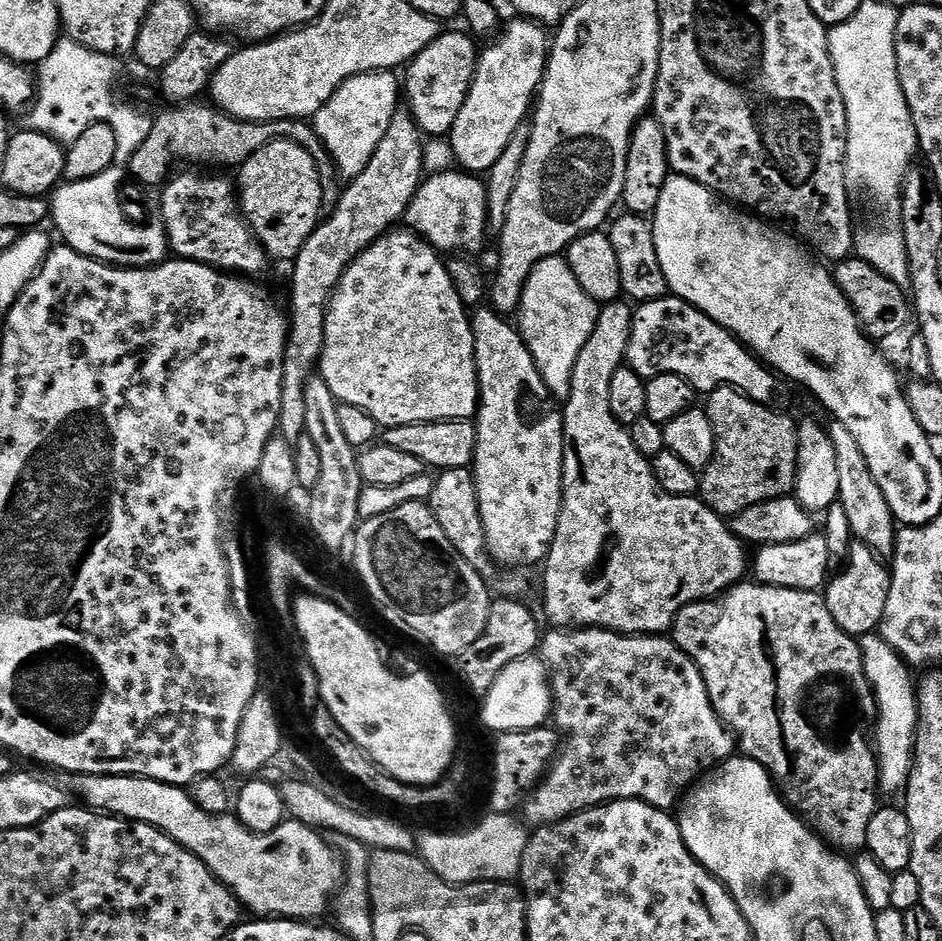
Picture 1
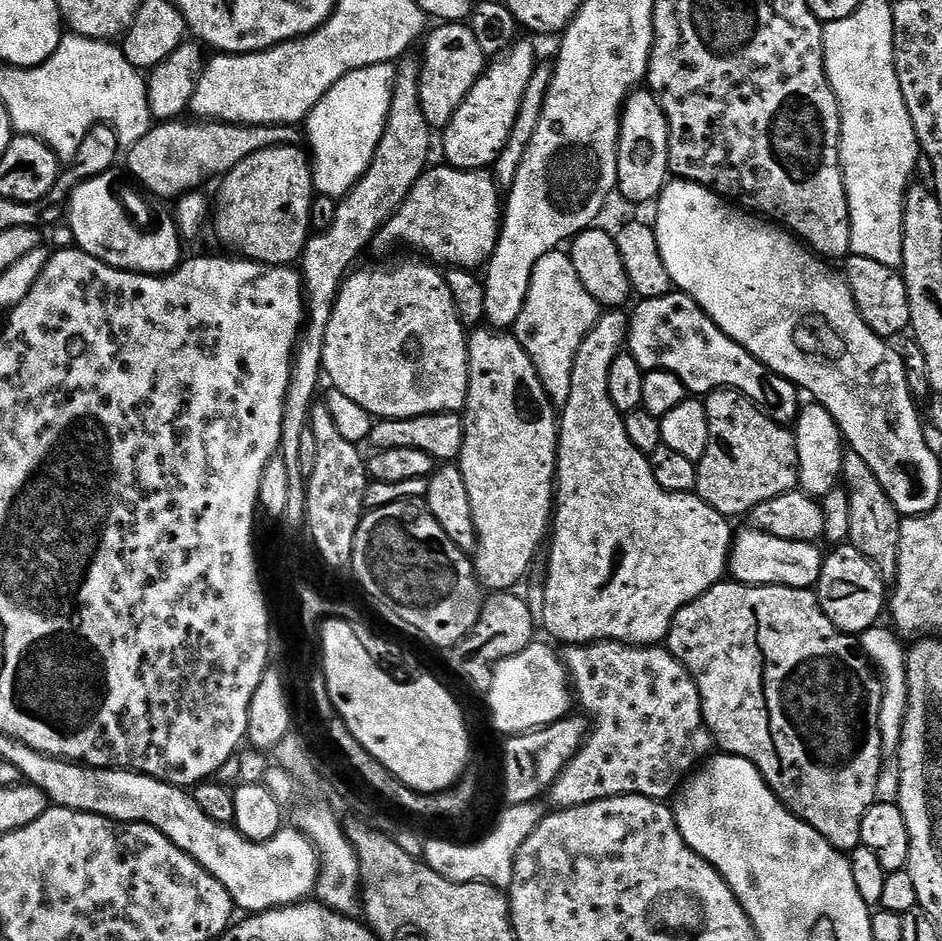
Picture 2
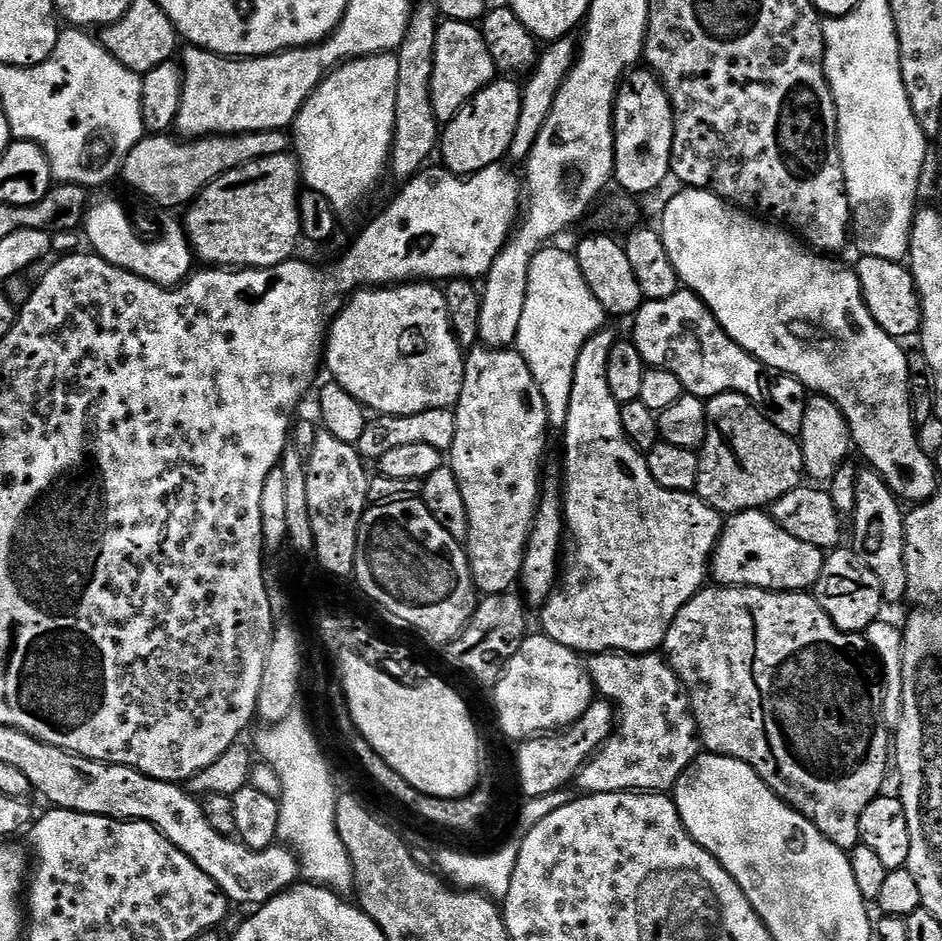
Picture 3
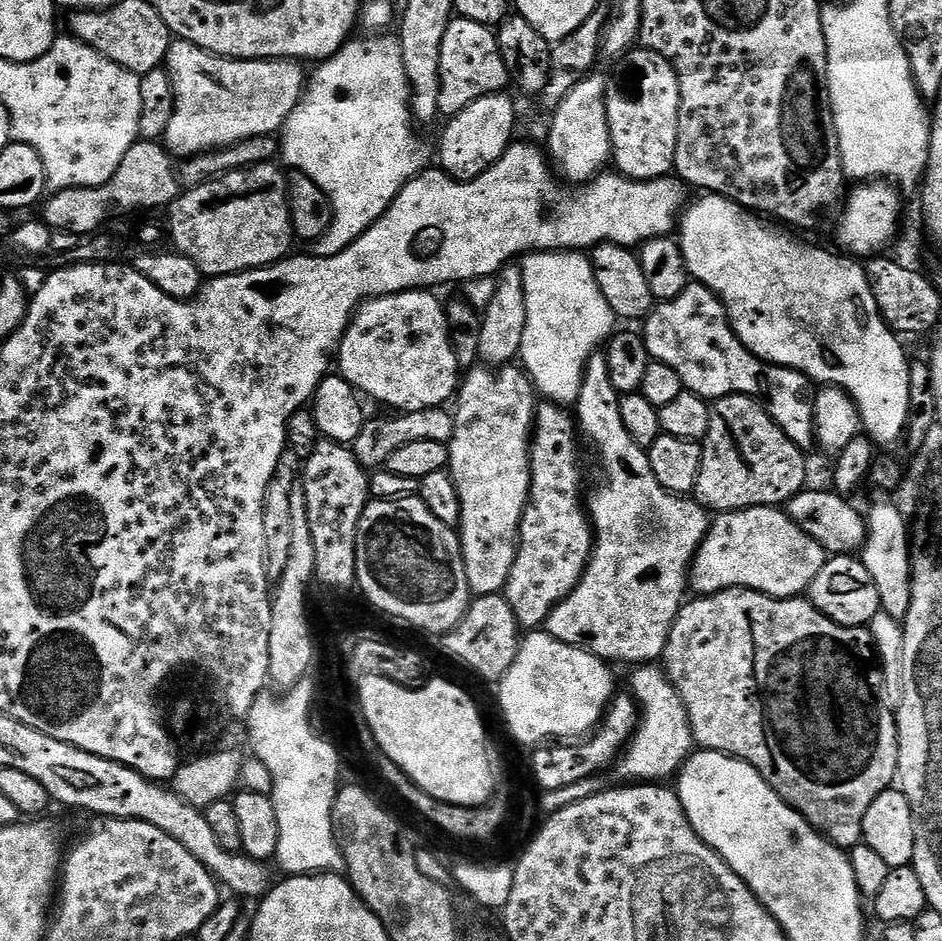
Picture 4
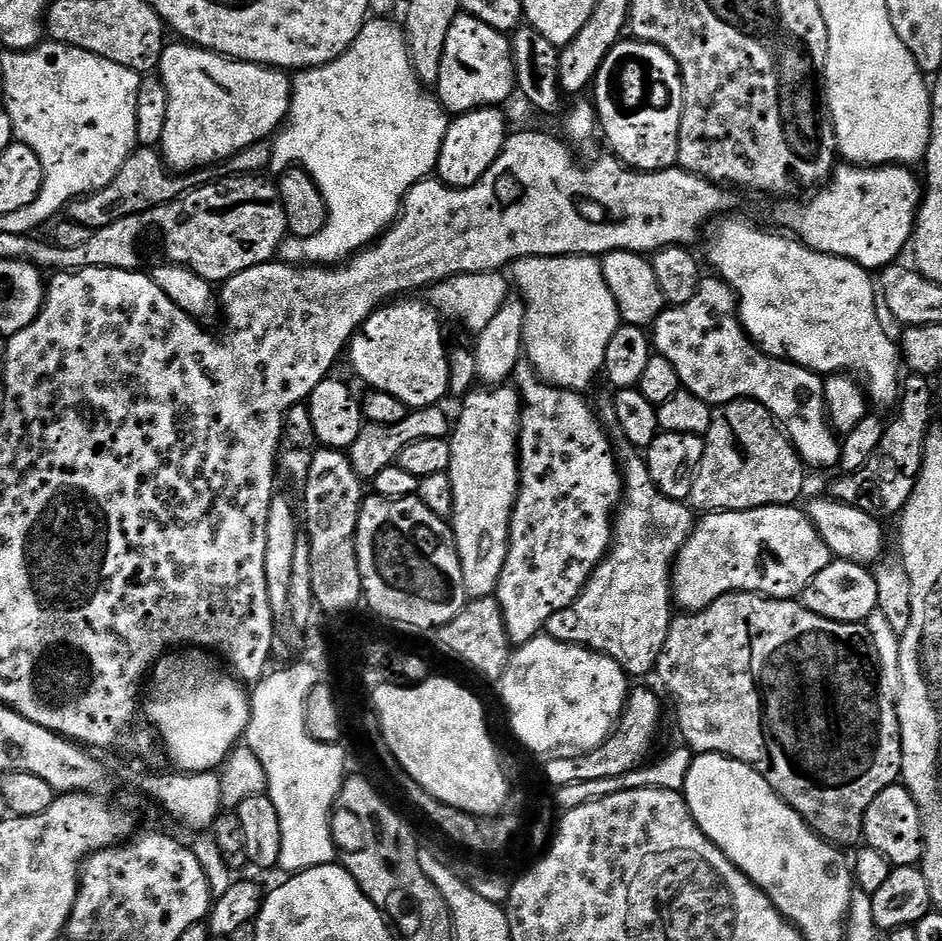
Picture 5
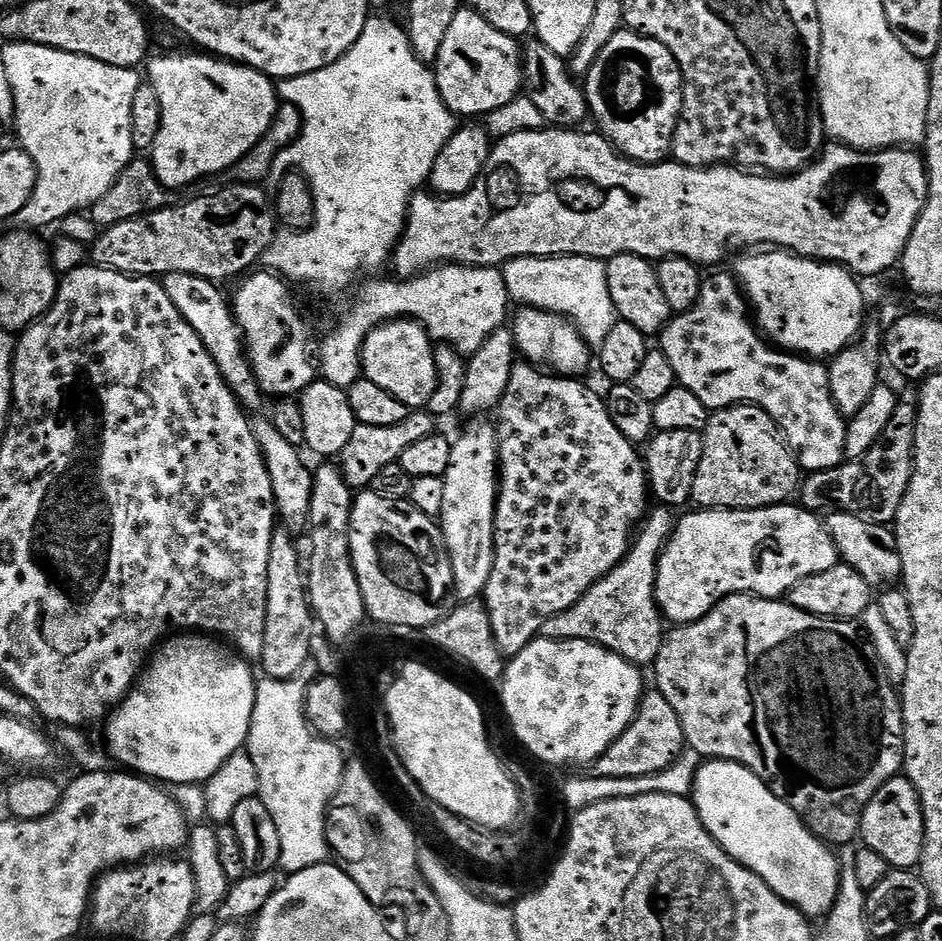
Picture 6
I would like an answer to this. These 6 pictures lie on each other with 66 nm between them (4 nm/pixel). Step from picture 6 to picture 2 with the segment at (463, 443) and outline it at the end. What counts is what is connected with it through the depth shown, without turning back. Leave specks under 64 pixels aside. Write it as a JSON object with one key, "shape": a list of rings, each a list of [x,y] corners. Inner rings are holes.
{"shape":[[[491,326],[468,332],[468,397],[462,413],[464,445],[458,467],[466,482],[470,510],[476,527],[474,567],[485,589],[507,592],[528,572],[540,543],[545,543],[554,519],[556,448],[560,445],[558,408],[546,394],[530,354],[522,350],[515,335]]]}

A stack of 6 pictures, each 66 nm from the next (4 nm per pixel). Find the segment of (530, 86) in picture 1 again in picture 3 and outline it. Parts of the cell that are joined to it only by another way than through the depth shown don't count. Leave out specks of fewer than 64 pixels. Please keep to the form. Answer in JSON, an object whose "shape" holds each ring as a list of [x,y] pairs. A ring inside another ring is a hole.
{"shape":[[[515,79],[493,80],[473,100],[467,100],[453,120],[443,125],[438,156],[444,159],[441,160],[443,167],[455,176],[473,176],[508,156],[510,142],[514,142],[514,130],[518,127],[518,114],[522,114],[522,88],[512,80]]]}

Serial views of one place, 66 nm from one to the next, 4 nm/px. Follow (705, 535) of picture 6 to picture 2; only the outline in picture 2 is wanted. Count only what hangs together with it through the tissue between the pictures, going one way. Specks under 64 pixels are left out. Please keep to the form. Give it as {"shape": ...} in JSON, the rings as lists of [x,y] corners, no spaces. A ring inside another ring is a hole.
{"shape":[[[751,526],[735,533],[732,554],[728,558],[728,572],[737,584],[773,584],[787,588],[811,589],[819,585],[820,571],[825,553],[816,549],[815,543],[790,542],[786,538],[774,538],[774,534],[760,532]]]}

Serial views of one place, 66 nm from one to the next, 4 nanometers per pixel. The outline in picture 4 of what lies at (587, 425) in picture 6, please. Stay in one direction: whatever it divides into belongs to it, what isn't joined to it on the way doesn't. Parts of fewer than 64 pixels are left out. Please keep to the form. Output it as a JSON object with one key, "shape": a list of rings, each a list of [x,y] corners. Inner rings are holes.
{"shape":[[[544,402],[537,407],[536,410],[536,423],[532,430],[532,439],[530,441],[530,455],[528,458],[528,465],[530,466],[530,490],[528,491],[528,501],[524,507],[524,513],[520,519],[520,534],[516,541],[516,557],[514,558],[514,566],[510,566],[510,578],[504,584],[502,595],[510,602],[510,610],[514,612],[514,618],[520,624],[521,629],[536,630],[547,621],[548,615],[554,611],[555,608],[565,598],[575,590],[578,582],[586,566],[588,559],[592,556],[592,545],[594,543],[594,533],[592,531],[592,521],[586,511],[585,501],[580,500],[580,483],[583,482],[584,476],[580,473],[580,444],[578,439],[578,425],[571,415],[568,416],[563,407],[551,402]]]}

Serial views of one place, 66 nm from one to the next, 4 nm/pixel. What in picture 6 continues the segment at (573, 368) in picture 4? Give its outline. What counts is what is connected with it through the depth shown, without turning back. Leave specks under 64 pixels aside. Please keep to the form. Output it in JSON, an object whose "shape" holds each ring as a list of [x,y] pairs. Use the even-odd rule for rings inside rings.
{"shape":[[[523,256],[508,260],[502,265],[509,301],[529,308],[541,308],[543,312],[553,312],[565,316],[576,325],[588,347],[598,350],[606,342],[606,334],[616,325],[618,319],[614,298],[610,298],[610,282],[606,282],[607,263],[593,256]]]}

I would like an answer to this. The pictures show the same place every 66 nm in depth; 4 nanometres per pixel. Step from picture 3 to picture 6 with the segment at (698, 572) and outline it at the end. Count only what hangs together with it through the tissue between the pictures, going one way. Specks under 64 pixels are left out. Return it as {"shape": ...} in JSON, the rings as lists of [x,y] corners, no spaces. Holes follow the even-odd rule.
{"shape":[[[653,507],[639,525],[632,541],[632,547],[624,556],[624,561],[614,570],[610,570],[610,574],[606,574],[606,578],[602,578],[578,603],[570,606],[570,610],[552,616],[546,621],[542,629],[543,639],[585,640],[626,658],[634,665],[655,665],[658,650],[666,635],[666,624],[660,615],[660,608],[656,605],[656,562],[663,554],[665,544],[672,537],[676,522],[677,517],[667,507]]]}

